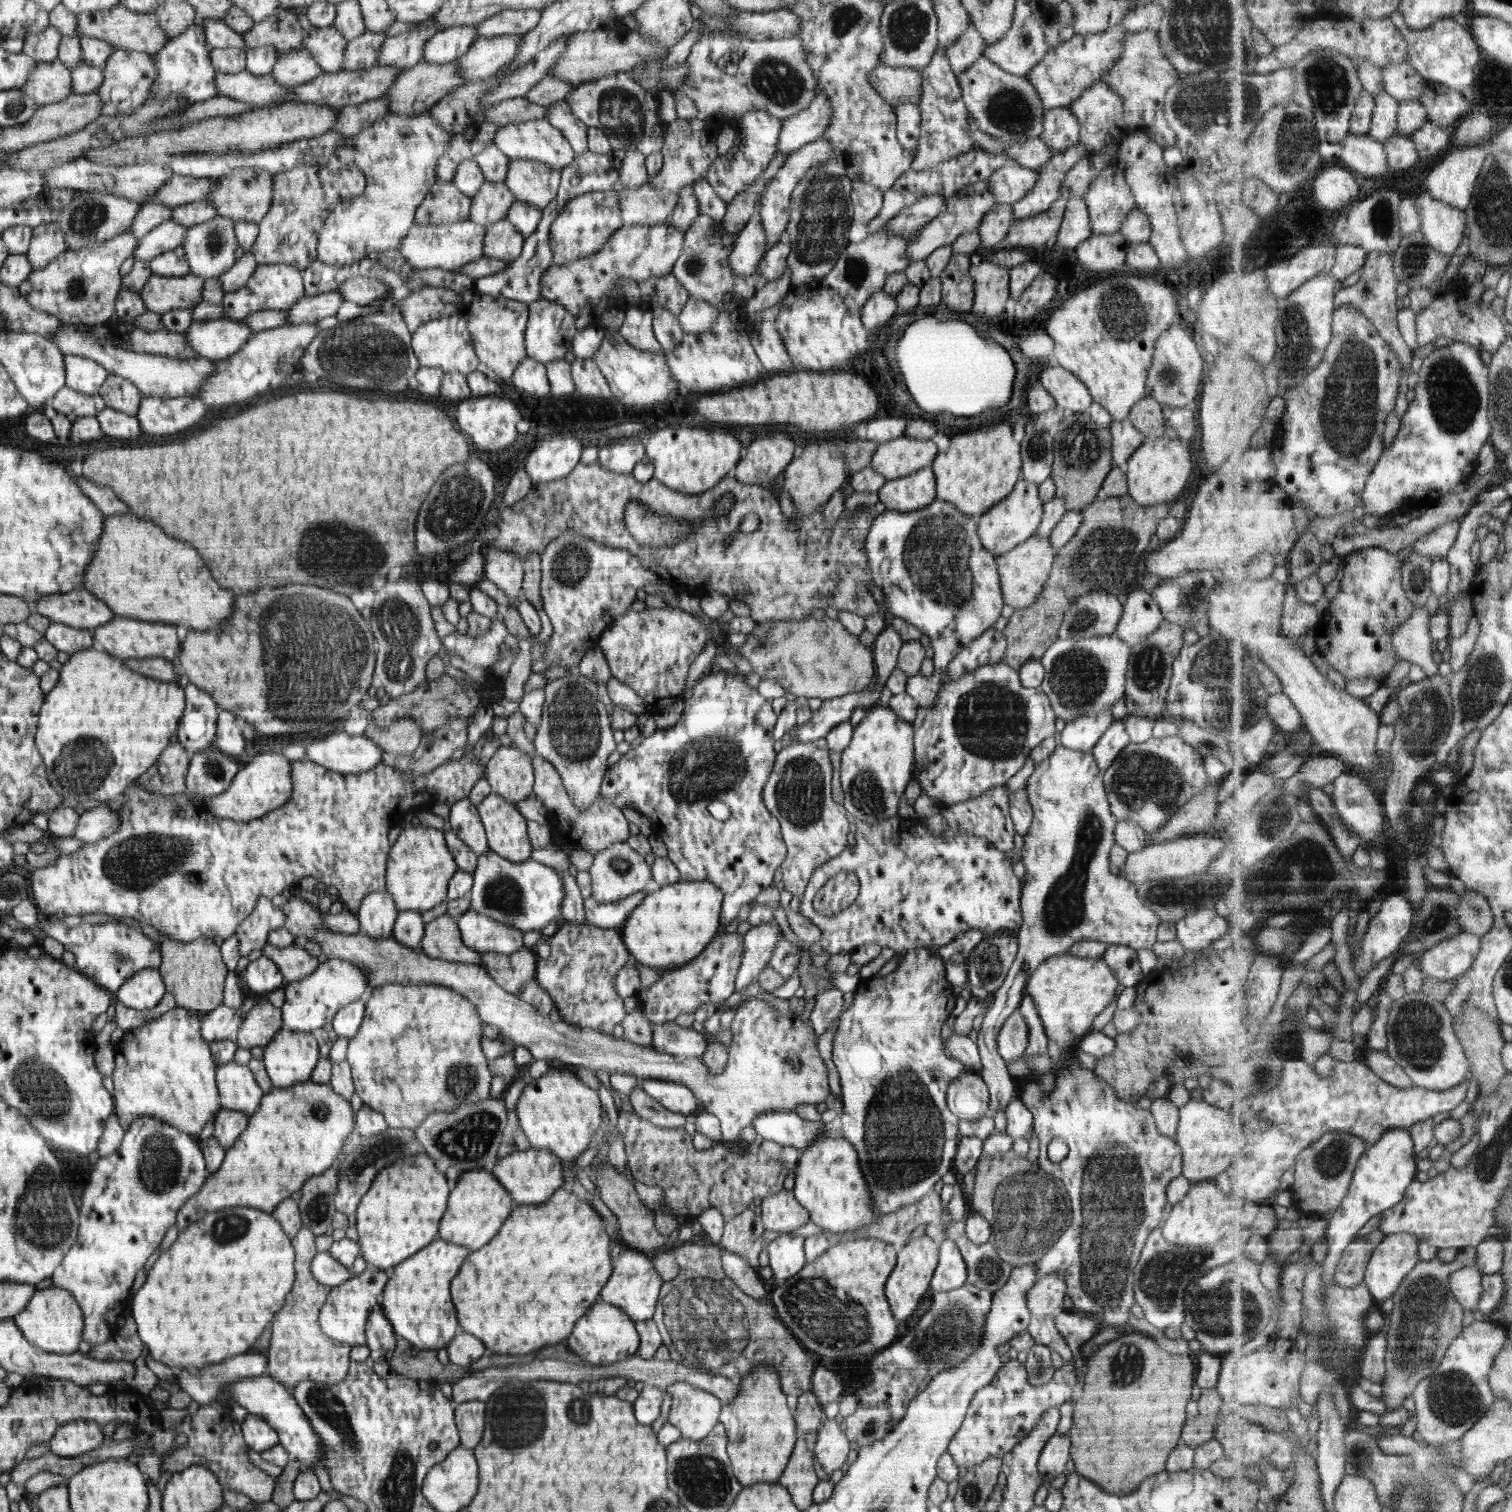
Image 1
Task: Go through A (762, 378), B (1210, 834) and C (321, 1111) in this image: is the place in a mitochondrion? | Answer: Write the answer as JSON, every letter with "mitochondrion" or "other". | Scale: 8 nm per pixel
{"A":"other","B":"other","C":"mitochondrion"}

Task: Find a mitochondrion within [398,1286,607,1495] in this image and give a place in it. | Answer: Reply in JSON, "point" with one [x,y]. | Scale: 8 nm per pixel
{"point":[518,1419]}

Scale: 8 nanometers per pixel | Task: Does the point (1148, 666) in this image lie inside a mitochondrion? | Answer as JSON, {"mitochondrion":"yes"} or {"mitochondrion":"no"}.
{"mitochondrion":"yes"}

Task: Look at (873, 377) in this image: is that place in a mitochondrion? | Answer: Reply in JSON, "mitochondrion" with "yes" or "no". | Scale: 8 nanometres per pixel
{"mitochondrion":"no"}

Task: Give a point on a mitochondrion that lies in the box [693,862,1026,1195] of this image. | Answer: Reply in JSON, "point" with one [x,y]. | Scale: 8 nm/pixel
{"point":[986,963]}

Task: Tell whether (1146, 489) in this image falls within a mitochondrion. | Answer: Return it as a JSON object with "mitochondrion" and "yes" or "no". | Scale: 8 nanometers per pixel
{"mitochondrion":"no"}

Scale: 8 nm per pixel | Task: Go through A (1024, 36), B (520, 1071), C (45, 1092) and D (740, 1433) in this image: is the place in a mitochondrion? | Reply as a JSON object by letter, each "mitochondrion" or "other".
{"A":"mitochondrion","B":"other","C":"mitochondrion","D":"mitochondrion"}

